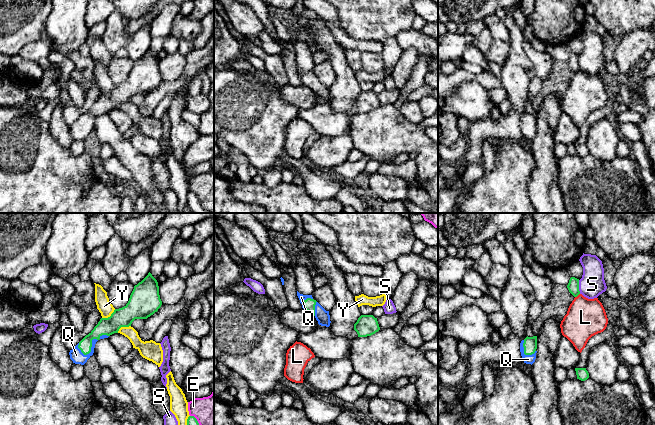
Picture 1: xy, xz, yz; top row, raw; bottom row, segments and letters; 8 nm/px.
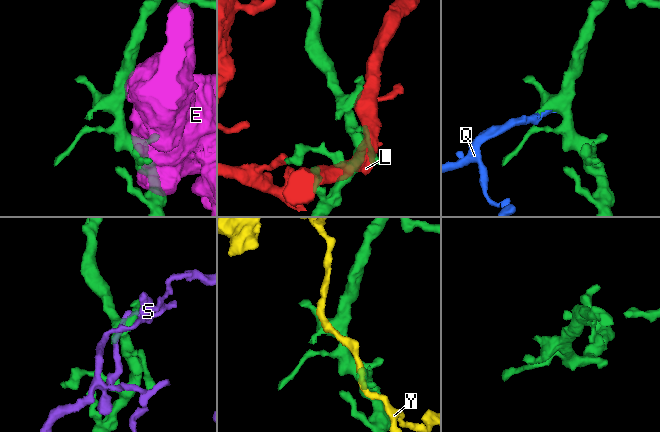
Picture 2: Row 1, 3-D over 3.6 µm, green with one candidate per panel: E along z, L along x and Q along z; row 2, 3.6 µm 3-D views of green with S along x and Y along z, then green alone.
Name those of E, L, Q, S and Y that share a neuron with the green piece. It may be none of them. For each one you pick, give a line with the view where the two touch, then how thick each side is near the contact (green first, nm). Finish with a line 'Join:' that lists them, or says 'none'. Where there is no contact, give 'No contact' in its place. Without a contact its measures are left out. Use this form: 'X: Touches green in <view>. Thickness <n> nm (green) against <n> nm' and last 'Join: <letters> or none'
Q: Touches green in xy. Thickness 140 nm (green) against 100 nm
Join: Q

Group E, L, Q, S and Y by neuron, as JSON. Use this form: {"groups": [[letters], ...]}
{"groups": [["E"], ["L"], ["Q"], ["S"], ["Y"]]}

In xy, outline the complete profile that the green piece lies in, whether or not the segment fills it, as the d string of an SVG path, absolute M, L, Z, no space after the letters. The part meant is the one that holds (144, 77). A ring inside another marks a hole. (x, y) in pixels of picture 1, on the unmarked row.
M149 48L134 62L124 83L115 85L108 94L101 94L94 105L70 126L70 135L75 140L84 141L93 131L95 120L99 115L118 109L121 103L131 102L135 95L147 95L157 88L161 81L158 58Z

